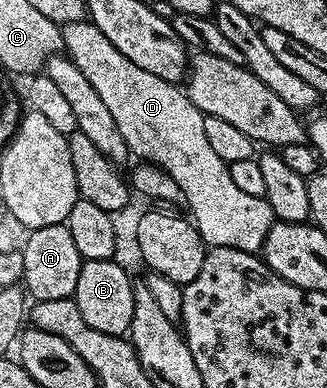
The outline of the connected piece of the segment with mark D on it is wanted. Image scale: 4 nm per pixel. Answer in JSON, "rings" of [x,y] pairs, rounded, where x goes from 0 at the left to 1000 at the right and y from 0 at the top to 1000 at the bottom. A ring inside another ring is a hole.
{"rings":[[[269,49],[196,67],[193,82],[196,134],[229,162],[229,173],[266,193],[266,214],[303,235],[303,255],[315,255],[327,286],[339,286],[339,307],[352,307],[352,327],[364,327],[364,348],[376,348],[398,397],[434,418],[471,420],[535,461],[566,505],[563,526],[590,546],[584,567],[630,634],[706,637],[795,655],[810,639],[817,595],[829,595],[841,567],[829,534],[807,508],[755,503],[719,482],[694,418],[670,410],[670,399],[657,399],[657,387],[633,371],[633,345],[621,340],[627,294],[590,273],[563,227],[526,209],[486,204],[486,193],[462,193],[462,183],[437,183],[437,173],[413,173],[388,142],[364,142],[364,131],[339,121],[339,101],[327,101],[327,90],[315,90],[315,80],[303,80],[303,70],[291,70]]]}

